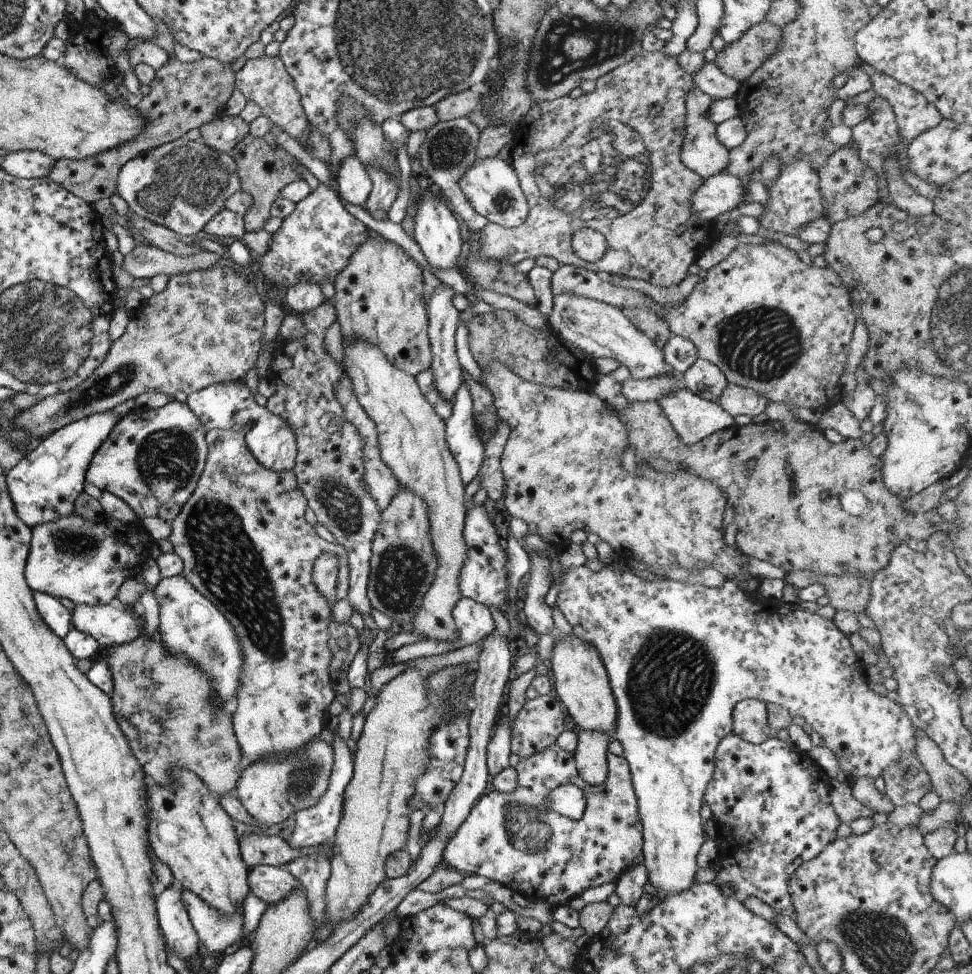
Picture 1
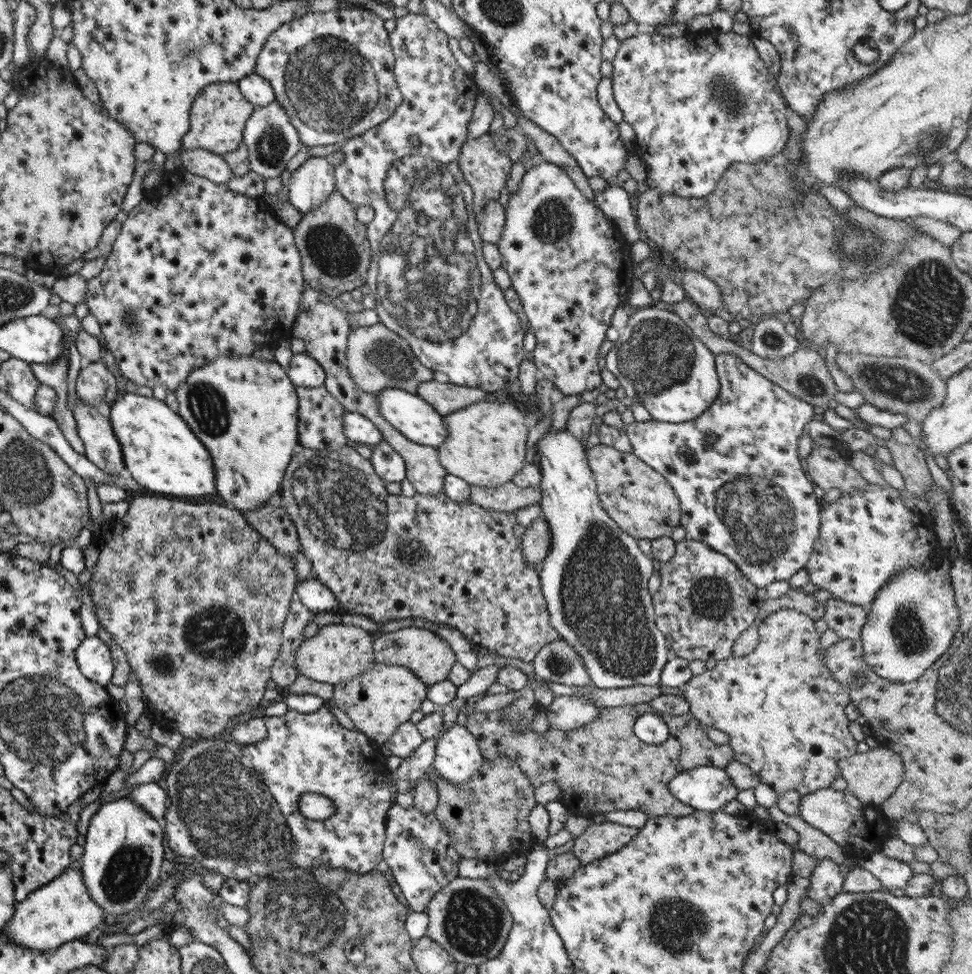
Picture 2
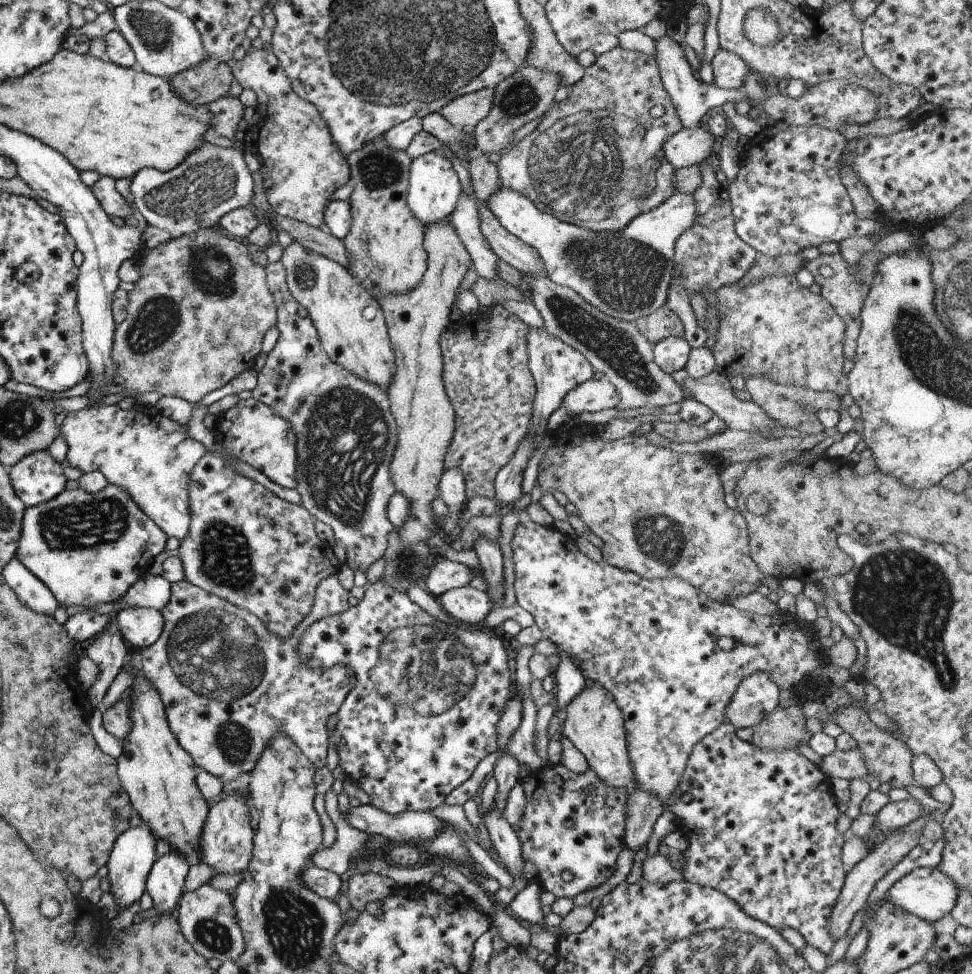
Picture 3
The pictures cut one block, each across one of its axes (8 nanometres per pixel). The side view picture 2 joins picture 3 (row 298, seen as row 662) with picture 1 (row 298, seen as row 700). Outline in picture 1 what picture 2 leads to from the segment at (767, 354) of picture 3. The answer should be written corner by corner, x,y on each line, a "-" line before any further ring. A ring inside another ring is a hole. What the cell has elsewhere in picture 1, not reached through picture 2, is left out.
772,241
768,244
759,245
738,244
725,259
706,270
705,278
699,280
685,301
681,304
679,303
676,308
661,310
650,297
640,291
613,286
613,284
605,280
600,280
599,276
593,270
573,265
560,264
554,273
552,273
552,277
550,278
550,292
553,295
571,293
577,296
595,299
619,309
621,307
636,307
641,305
653,309
659,317
665,320
671,333
690,340
693,343
693,346
696,348
697,358
708,360
711,364
714,364
722,372
728,383
754,390
757,394
765,398
767,402
777,402
779,404
786,404
787,406
794,404
801,408
809,408
812,411
817,411
819,406
823,408
827,402
833,402
833,400
839,398
839,376
846,370
844,365
845,358
847,358
849,342
851,342
851,332
853,332
853,325
855,324
855,316
851,313
850,308
851,298
839,275
831,267
825,266
819,268
818,266
807,265
795,255
795,251
781,245
781,243

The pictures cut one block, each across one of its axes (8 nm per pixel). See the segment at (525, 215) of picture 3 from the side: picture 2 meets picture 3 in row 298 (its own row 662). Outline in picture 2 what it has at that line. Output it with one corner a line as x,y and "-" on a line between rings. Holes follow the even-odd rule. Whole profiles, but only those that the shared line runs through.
559,430
559,432
547,432
543,433
541,438
537,440
535,446
535,464
540,470
540,483
538,487
541,491
540,509
542,510
542,517
547,522
547,528
551,533
552,542
550,543
550,549
548,554
544,557
542,562
538,566
539,584
542,590
543,598
545,599
548,618
551,626
559,633
561,639
565,639
575,650
577,656
581,658
583,666
585,666
587,674
589,675
592,686
597,688
625,688
637,685
659,685
661,670
663,670
664,664
668,661
670,650
668,649
668,642
666,638
657,630
654,623
654,610
652,607
652,597
649,596
647,591
647,578
651,576
651,558
643,554
637,547
636,539
627,536
625,532
621,532
617,527
617,524
609,518
606,514
606,510
600,505
598,494
596,493
595,481
589,466
587,466
587,460
584,457
585,450
583,443
579,442
579,439
573,438
572,434
567,433
565,430

